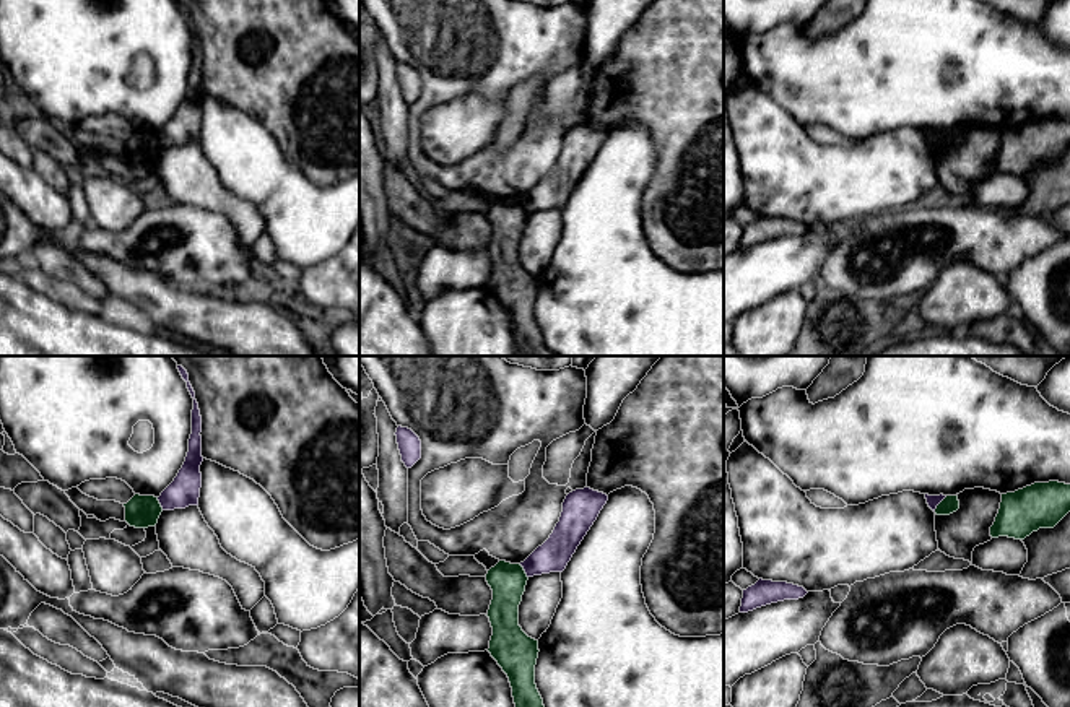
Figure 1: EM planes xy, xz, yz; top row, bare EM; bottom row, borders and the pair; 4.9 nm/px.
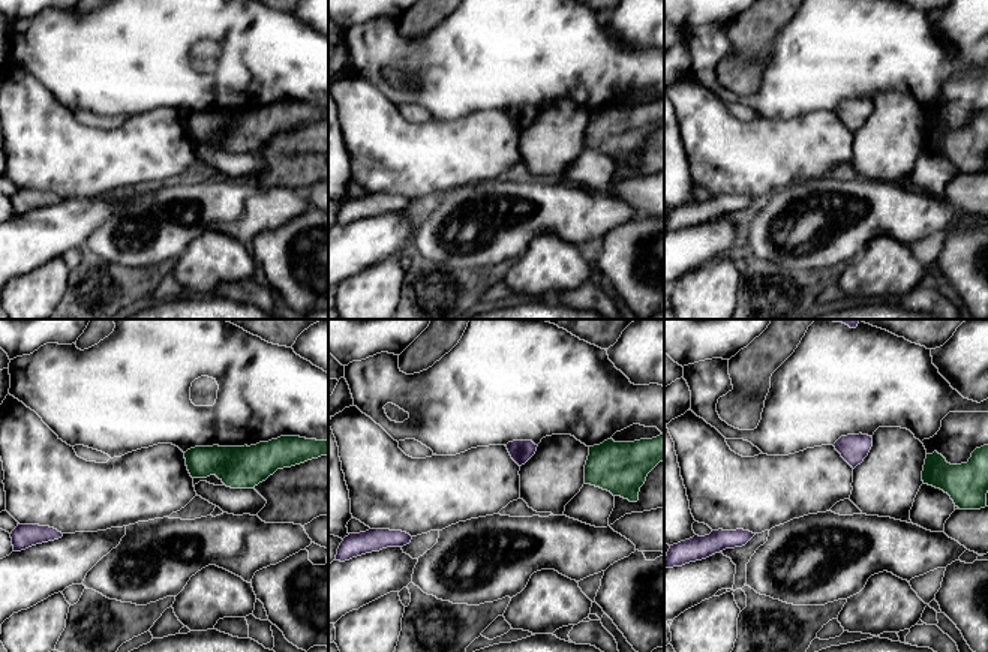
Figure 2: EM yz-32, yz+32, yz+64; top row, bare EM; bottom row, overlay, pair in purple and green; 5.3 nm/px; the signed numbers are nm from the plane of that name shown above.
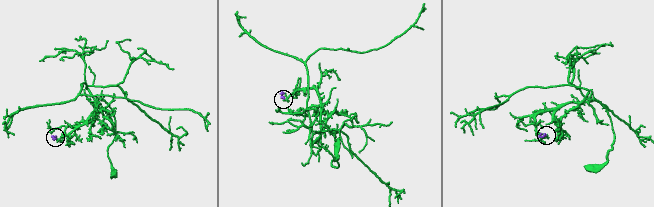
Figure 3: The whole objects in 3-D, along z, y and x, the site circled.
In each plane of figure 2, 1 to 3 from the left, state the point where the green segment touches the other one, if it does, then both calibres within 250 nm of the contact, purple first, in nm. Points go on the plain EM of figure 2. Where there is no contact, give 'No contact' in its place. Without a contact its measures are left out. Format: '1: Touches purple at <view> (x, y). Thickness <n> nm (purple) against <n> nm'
1: No contact
2: No contact
3: No contact

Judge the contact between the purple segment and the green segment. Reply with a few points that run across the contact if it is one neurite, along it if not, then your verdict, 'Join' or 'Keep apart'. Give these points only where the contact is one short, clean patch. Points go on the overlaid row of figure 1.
Line: yz (947, 496), (934, 511). Keep apart

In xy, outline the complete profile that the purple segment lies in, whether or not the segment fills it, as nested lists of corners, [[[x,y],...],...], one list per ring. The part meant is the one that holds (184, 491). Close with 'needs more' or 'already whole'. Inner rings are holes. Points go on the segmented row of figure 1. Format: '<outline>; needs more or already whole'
[[[177,366],[182,379],[187,382],[187,388],[194,398],[192,410],[192,434],[189,439],[189,452],[182,468],[179,470],[174,481],[161,492],[158,497],[163,510],[185,509],[189,505],[198,505],[202,473],[200,465],[202,457],[202,416],[198,403],[195,400],[195,392],[189,382],[189,374],[182,366]]]; already whole

